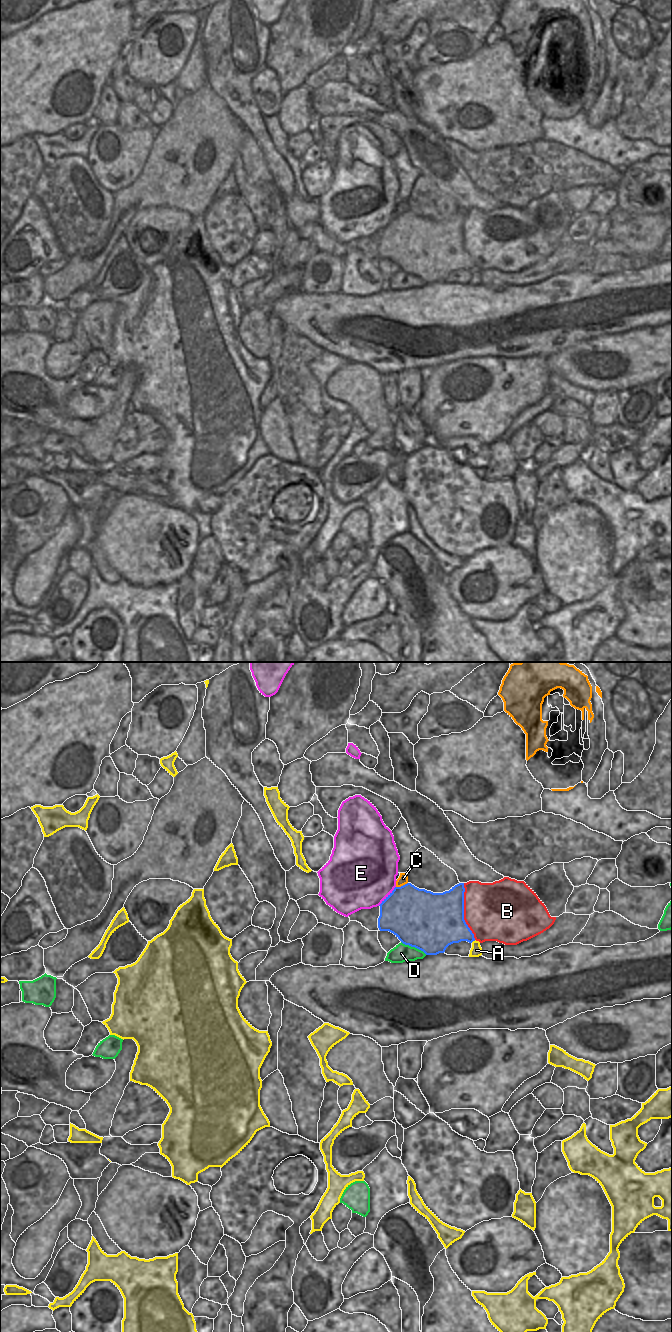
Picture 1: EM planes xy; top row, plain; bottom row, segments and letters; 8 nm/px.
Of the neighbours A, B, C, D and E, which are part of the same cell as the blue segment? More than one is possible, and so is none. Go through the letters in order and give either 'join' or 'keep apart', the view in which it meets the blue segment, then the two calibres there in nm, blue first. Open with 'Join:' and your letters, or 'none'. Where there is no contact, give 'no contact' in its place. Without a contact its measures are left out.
Join: none
A: keep apart; meets blue in xy; 300 nm thick on the blue side, 90 nm on the other
B: keep apart; meets blue in xy; 460 nm thick on the blue side, 460 nm on the other
C: keep apart; meets blue in xy; 440 nm thick on the blue side, 80 nm on the other
D: keep apart; meets blue in xy; 480 nm thick on the blue side, 140 nm on the other
E: keep apart; meets blue in xy; 440 nm thick on the blue side, 480 nm on the other

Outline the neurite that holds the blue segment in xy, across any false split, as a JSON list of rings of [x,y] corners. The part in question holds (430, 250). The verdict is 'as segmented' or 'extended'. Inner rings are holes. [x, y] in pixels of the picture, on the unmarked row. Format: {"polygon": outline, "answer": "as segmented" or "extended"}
{"polygon": [[[411,211],[395,215],[379,233],[378,256],[393,261],[403,272],[415,275],[426,283],[444,281],[453,271],[472,271],[475,269],[474,262],[464,248],[464,220],[464,211],[443,221],[419,217]]], "answer": "as segmented"}

